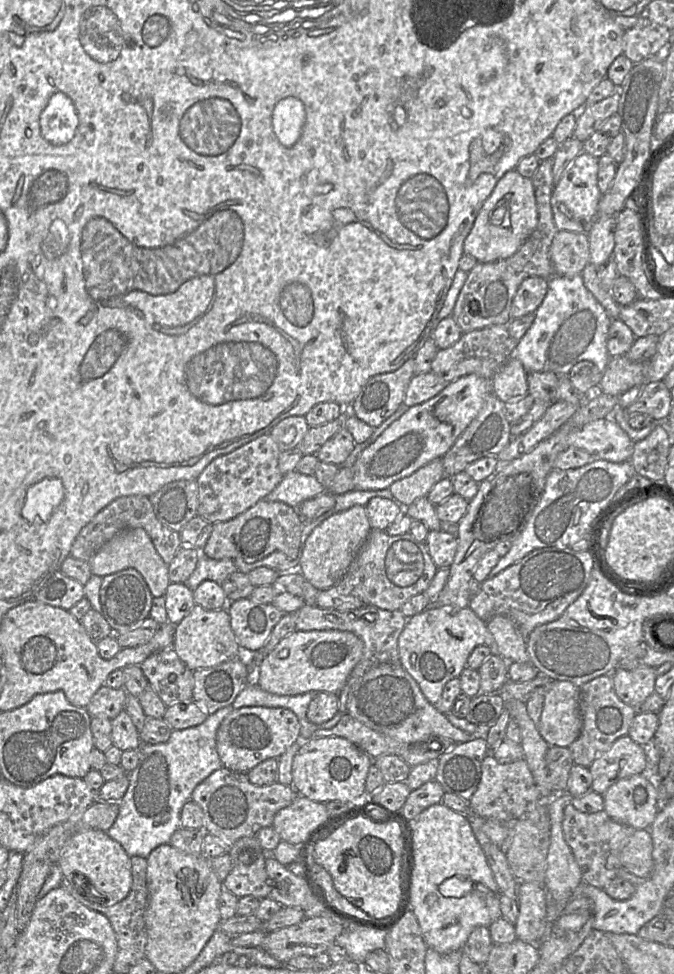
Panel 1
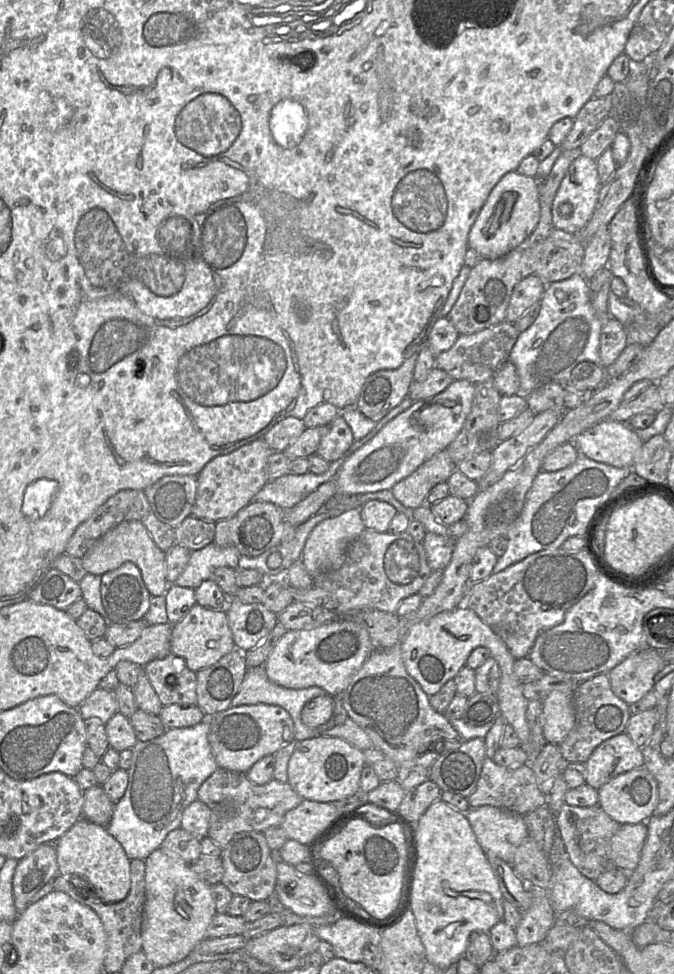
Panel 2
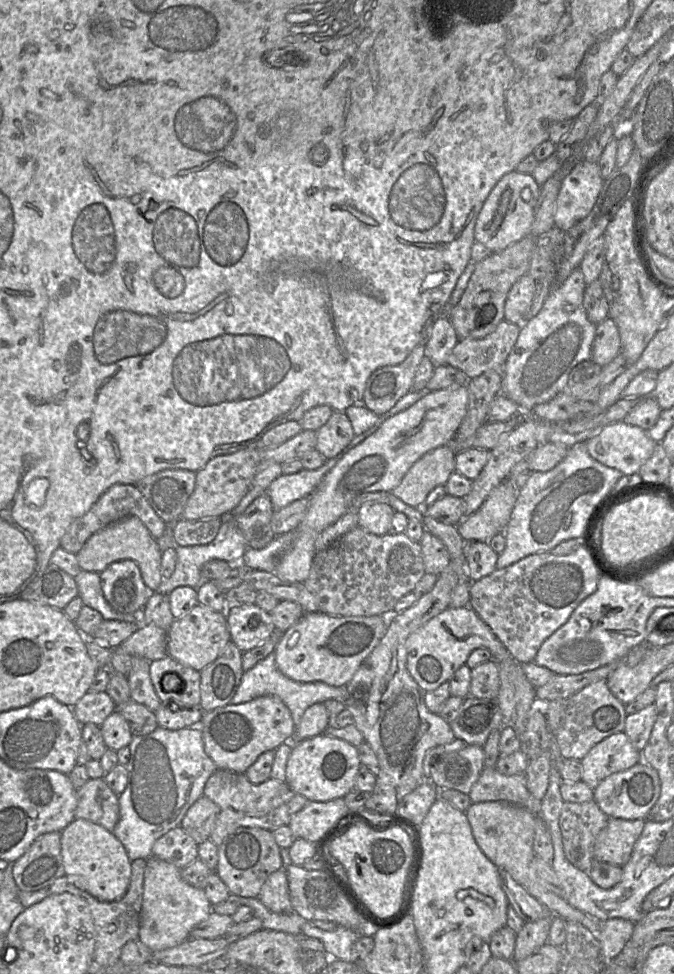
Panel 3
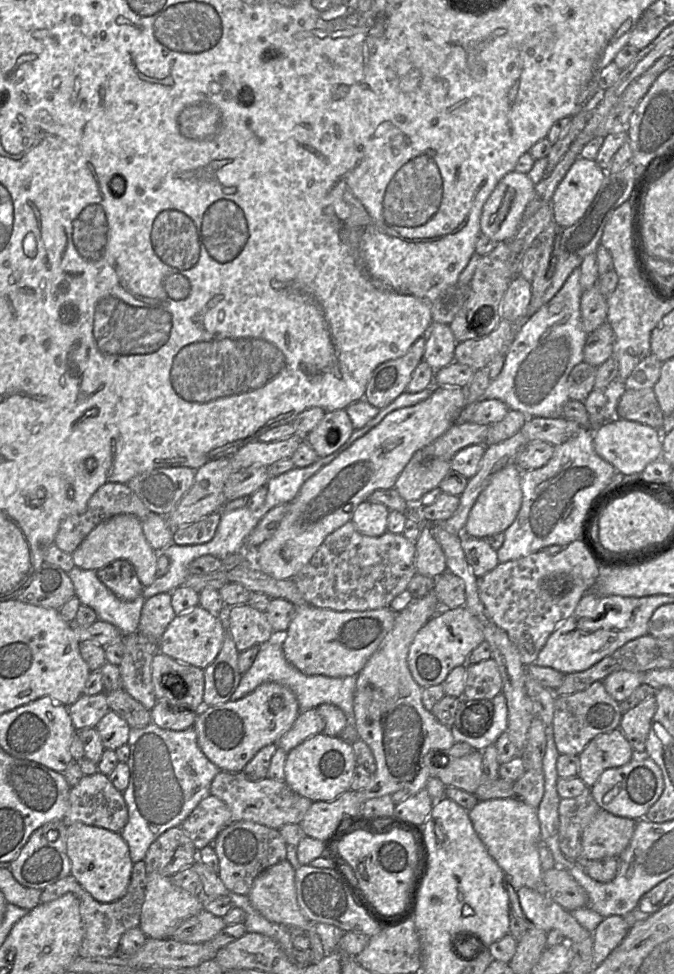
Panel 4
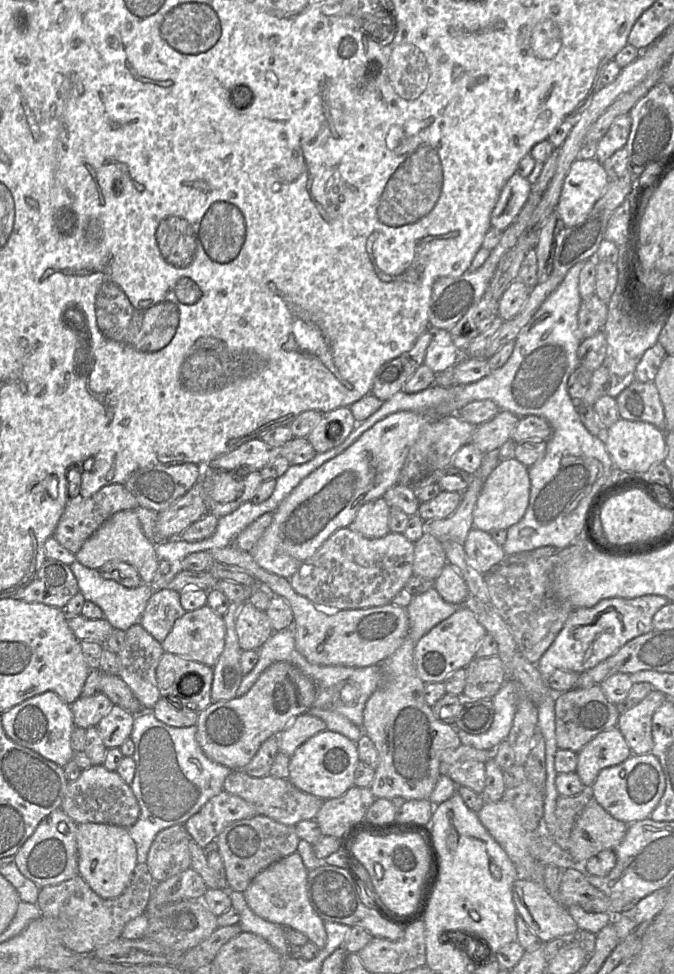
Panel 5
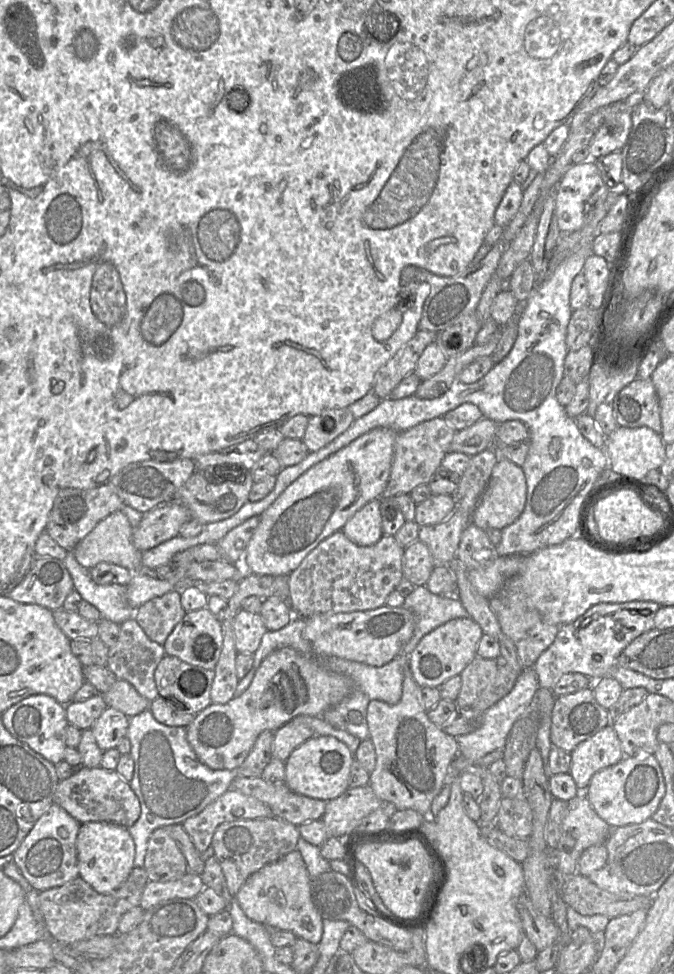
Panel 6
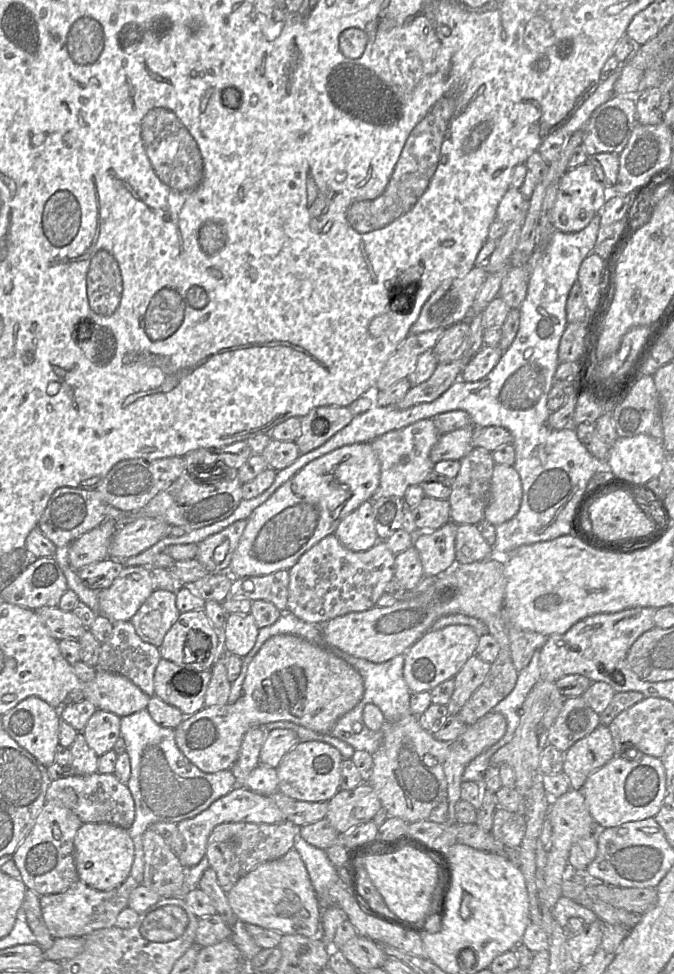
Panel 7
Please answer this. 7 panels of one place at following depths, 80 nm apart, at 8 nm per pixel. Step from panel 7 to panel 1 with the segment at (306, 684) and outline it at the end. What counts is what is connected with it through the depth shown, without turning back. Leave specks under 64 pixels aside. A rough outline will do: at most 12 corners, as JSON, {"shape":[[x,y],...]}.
{"shape":[[286,708],[233,709],[220,724],[223,766],[243,773],[302,741]]}

